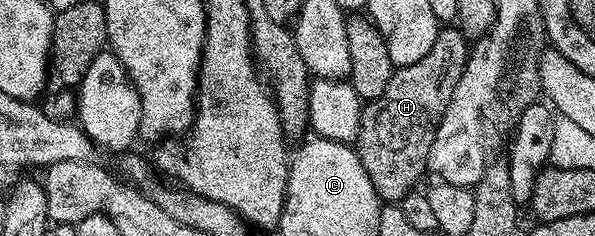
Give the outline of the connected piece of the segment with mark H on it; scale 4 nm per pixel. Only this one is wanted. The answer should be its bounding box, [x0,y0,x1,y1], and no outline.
[356,25,468,204]

